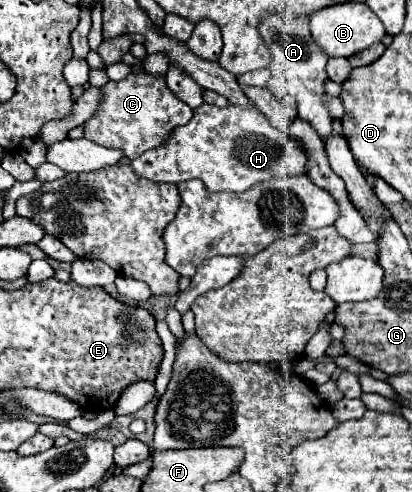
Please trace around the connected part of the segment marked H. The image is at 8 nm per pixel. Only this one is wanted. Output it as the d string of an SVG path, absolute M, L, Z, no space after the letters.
M232 104L226 108L202 106L196 110L194 120L174 130L166 144L132 160L132 168L138 176L152 182L178 184L198 178L212 192L244 192L274 176L306 172L306 152L296 140L272 128L268 118L258 110L244 110Z

